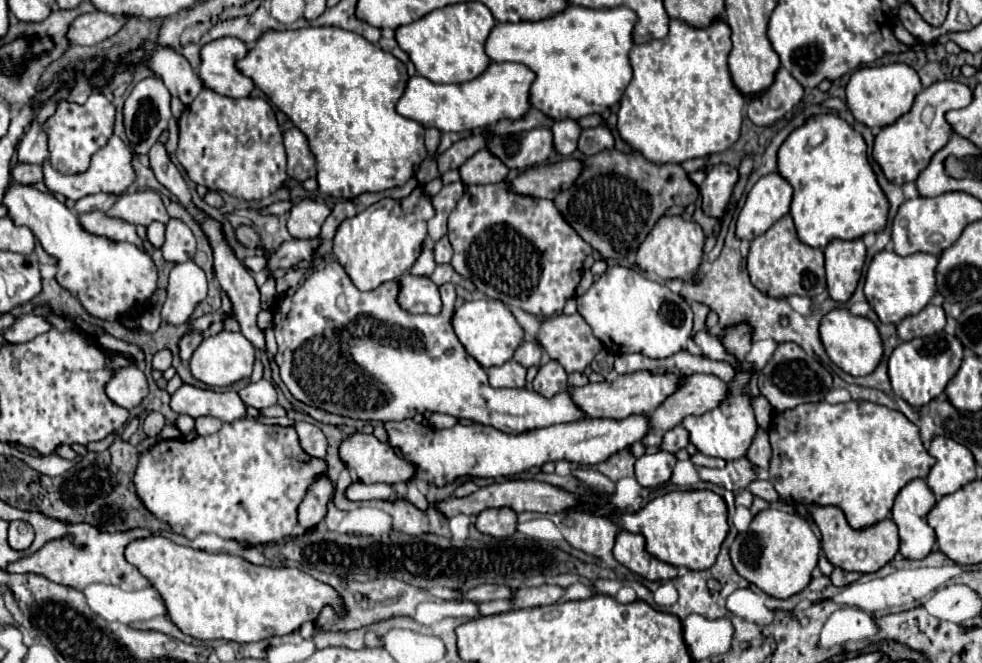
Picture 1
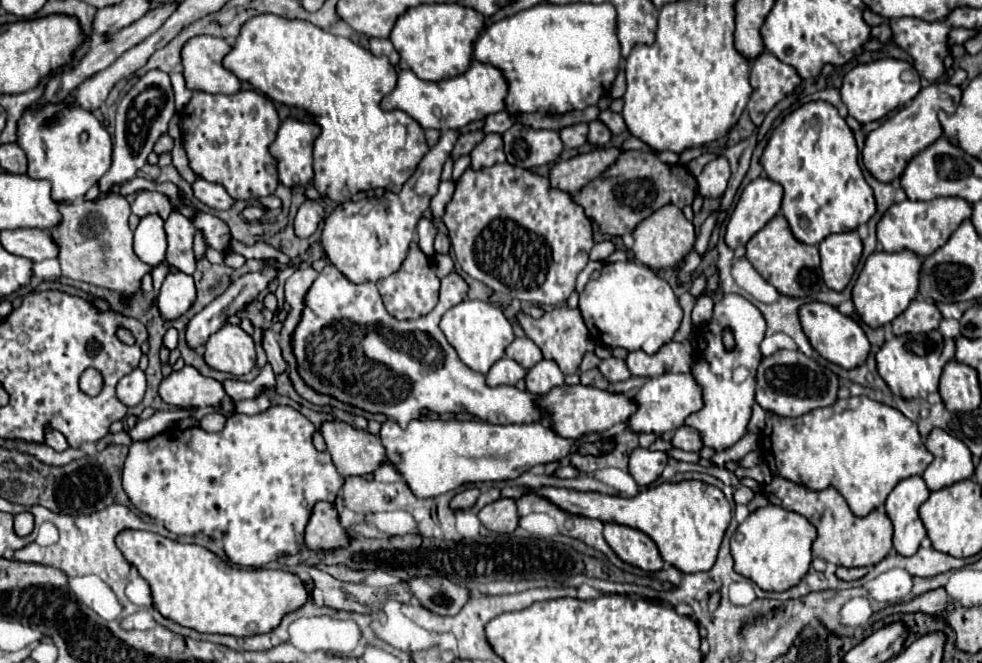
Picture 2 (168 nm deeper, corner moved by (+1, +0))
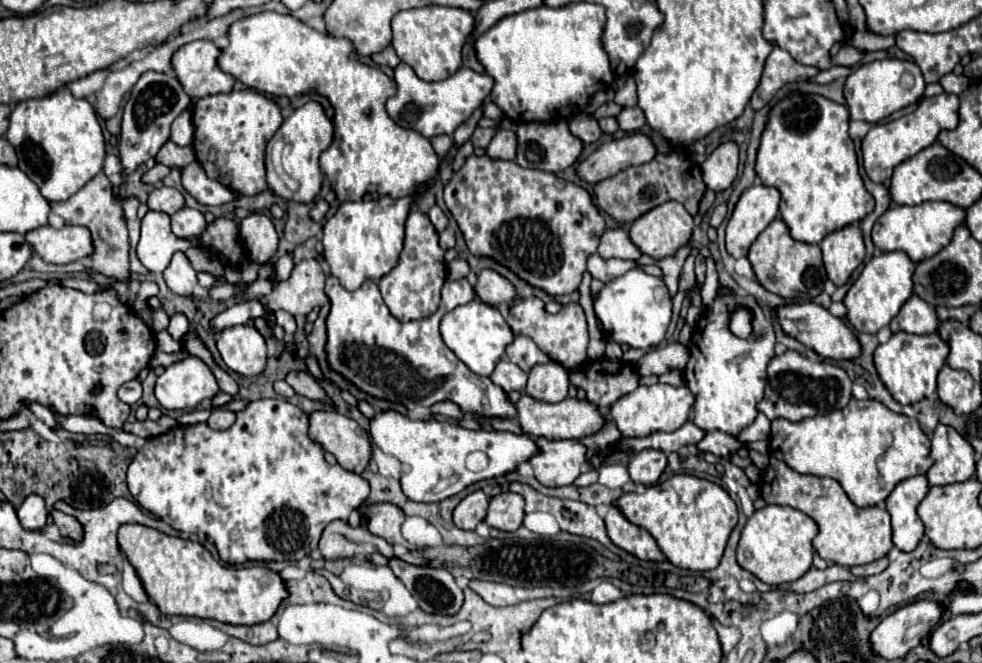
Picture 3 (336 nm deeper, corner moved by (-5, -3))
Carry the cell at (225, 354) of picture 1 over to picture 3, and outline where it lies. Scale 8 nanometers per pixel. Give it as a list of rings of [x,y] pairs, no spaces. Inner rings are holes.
[[[233,326],[219,334],[217,348],[223,362],[237,374],[257,376],[267,362],[265,338],[253,326]]]

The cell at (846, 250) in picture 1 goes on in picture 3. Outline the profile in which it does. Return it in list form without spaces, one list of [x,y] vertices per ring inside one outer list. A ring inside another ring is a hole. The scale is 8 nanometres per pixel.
[[[857,224],[845,226],[829,234],[821,242],[821,250],[823,250],[823,264],[829,280],[835,286],[843,286],[865,258],[863,234]]]

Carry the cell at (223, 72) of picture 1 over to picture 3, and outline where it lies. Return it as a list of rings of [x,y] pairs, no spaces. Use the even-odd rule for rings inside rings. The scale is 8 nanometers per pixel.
[[[195,40],[173,54],[173,68],[191,100],[231,92],[235,78],[217,66],[221,50],[211,40]]]

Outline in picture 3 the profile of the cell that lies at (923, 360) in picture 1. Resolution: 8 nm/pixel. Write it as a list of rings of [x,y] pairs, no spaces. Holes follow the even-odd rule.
[[[897,332],[889,338],[889,342],[879,344],[879,348],[875,350],[875,368],[897,402],[913,404],[937,390],[937,374],[945,366],[947,356],[949,344],[937,332],[927,336]]]

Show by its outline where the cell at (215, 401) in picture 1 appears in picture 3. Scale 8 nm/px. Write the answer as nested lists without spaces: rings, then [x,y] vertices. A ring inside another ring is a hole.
[[[195,356],[165,368],[155,384],[155,396],[167,410],[193,410],[203,400],[211,400],[217,392],[219,386],[213,372]]]

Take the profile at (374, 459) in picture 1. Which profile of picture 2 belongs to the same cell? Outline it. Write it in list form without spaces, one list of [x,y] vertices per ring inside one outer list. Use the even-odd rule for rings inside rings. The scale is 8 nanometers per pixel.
[[[325,421],[319,427],[327,443],[327,451],[343,477],[369,475],[387,461],[385,447],[379,437],[369,431],[355,429],[343,421]]]

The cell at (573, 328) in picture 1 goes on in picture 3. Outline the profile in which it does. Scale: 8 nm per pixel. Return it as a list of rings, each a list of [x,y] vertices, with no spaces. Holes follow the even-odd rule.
[[[527,298],[511,308],[507,324],[515,334],[529,336],[553,362],[559,362],[565,368],[575,368],[577,364],[583,364],[587,360],[587,320],[579,304],[567,304],[557,314],[547,314],[539,298]]]

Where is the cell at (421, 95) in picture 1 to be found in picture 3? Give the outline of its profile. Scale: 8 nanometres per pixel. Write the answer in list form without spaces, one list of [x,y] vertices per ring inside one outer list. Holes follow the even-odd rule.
[[[399,64],[395,68],[395,82],[397,82],[397,94],[387,100],[385,108],[389,116],[401,124],[403,128],[411,128],[421,132],[425,138],[447,134],[451,136],[459,124],[463,124],[481,104],[489,98],[493,90],[493,78],[489,74],[479,74],[471,68],[459,68],[453,76],[441,82],[425,82],[417,78],[411,66]]]

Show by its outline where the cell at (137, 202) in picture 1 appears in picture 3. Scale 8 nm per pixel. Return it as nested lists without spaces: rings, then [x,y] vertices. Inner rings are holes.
[[[161,186],[161,188],[155,188],[149,198],[147,198],[147,206],[149,210],[157,210],[157,212],[165,212],[165,214],[175,214],[177,210],[181,210],[185,206],[183,202],[183,196],[179,190],[175,188],[167,188],[167,186]]]

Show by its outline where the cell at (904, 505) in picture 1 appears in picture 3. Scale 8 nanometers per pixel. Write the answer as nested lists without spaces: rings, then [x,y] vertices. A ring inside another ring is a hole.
[[[913,476],[895,486],[887,498],[887,512],[893,524],[893,544],[903,552],[913,552],[921,542],[925,528],[917,516],[917,506],[929,492],[925,476]]]

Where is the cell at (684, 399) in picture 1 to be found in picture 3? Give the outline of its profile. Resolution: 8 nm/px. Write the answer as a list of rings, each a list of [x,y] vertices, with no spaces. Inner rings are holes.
[[[653,384],[639,386],[629,396],[623,396],[611,406],[611,416],[625,438],[641,438],[651,432],[675,432],[681,428],[691,414],[695,404],[695,396],[687,386],[669,386],[669,384]]]

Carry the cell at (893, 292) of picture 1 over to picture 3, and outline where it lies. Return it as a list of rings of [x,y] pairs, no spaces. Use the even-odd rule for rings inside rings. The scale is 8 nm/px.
[[[883,252],[865,264],[863,272],[853,282],[843,300],[847,306],[847,318],[855,326],[855,330],[877,334],[897,316],[901,304],[905,304],[905,300],[913,296],[913,268],[915,264],[905,252]]]

